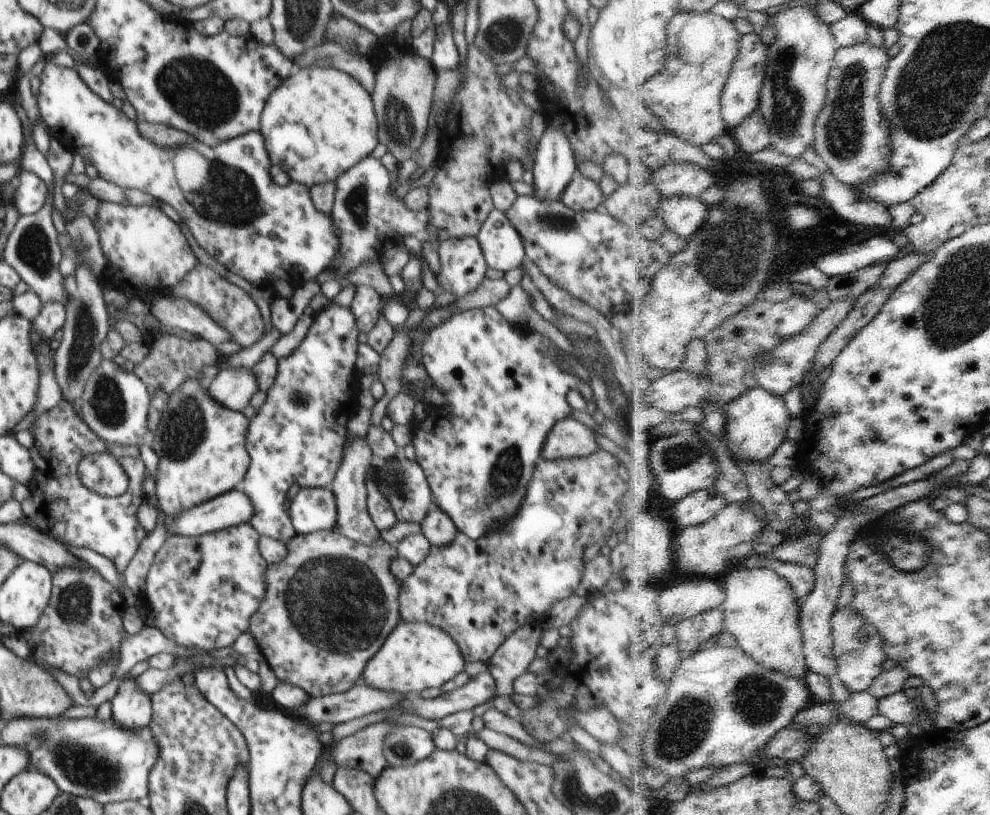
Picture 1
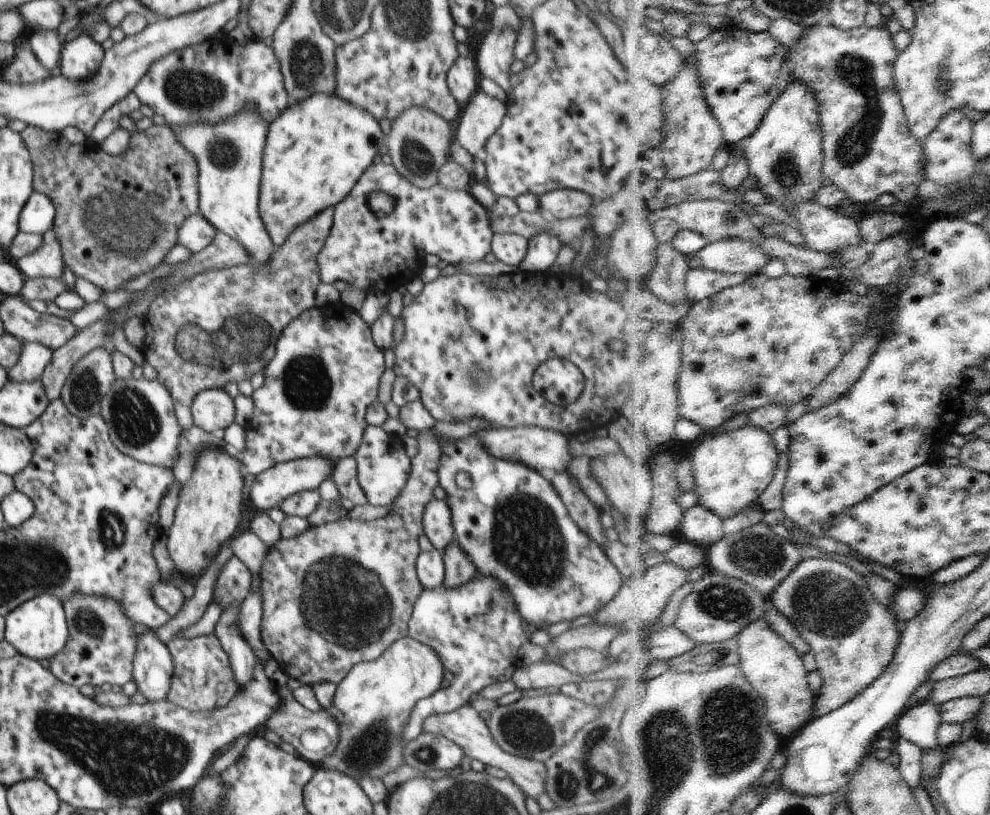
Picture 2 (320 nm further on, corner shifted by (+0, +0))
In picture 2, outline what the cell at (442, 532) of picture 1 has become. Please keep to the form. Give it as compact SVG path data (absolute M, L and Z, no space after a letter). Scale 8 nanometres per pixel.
M456 542L448 545L444 552L445 579L443 587L445 589L455 589L469 583L478 576L471 558L462 550Z

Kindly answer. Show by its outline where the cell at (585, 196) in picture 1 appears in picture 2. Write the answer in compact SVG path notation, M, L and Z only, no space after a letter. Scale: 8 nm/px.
M558 189L539 195L539 210L550 212L556 219L569 219L585 215L594 199L582 191Z

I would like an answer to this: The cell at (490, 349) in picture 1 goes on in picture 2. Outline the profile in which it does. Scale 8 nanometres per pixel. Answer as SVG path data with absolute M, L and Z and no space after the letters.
M474 435L452 440L452 442L446 442L442 445L438 476L439 485L442 486L446 494L448 494L448 500L446 502L451 508L455 541L471 558L478 572L478 576L494 577L498 583L503 585L503 588L507 590L507 594L511 597L513 604L516 605L520 616L528 625L532 625L538 629L546 629L556 622L562 622L563 620L572 622L576 620L578 616L593 615L597 610L606 606L621 589L624 578L620 574L620 571L606 556L603 548L596 541L592 541L576 522L572 520L562 499L558 496L557 492L554 492L555 488L552 486L547 476L541 475L538 471L528 468L526 465L493 457L486 452L486 449L483 448L481 442Z

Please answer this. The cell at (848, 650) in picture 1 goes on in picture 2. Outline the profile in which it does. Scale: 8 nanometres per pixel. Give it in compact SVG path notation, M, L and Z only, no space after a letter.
M822 556L804 559L798 568L790 574L771 595L776 607L778 607L802 633L802 636L810 643L811 652L814 654L818 670L824 677L824 686L817 696L816 718L826 716L835 710L848 705L855 698L865 693L893 664L901 646L903 629L908 622L900 620L898 615L883 603L867 585L864 578L858 578L856 570L850 566L833 559L825 559Z

